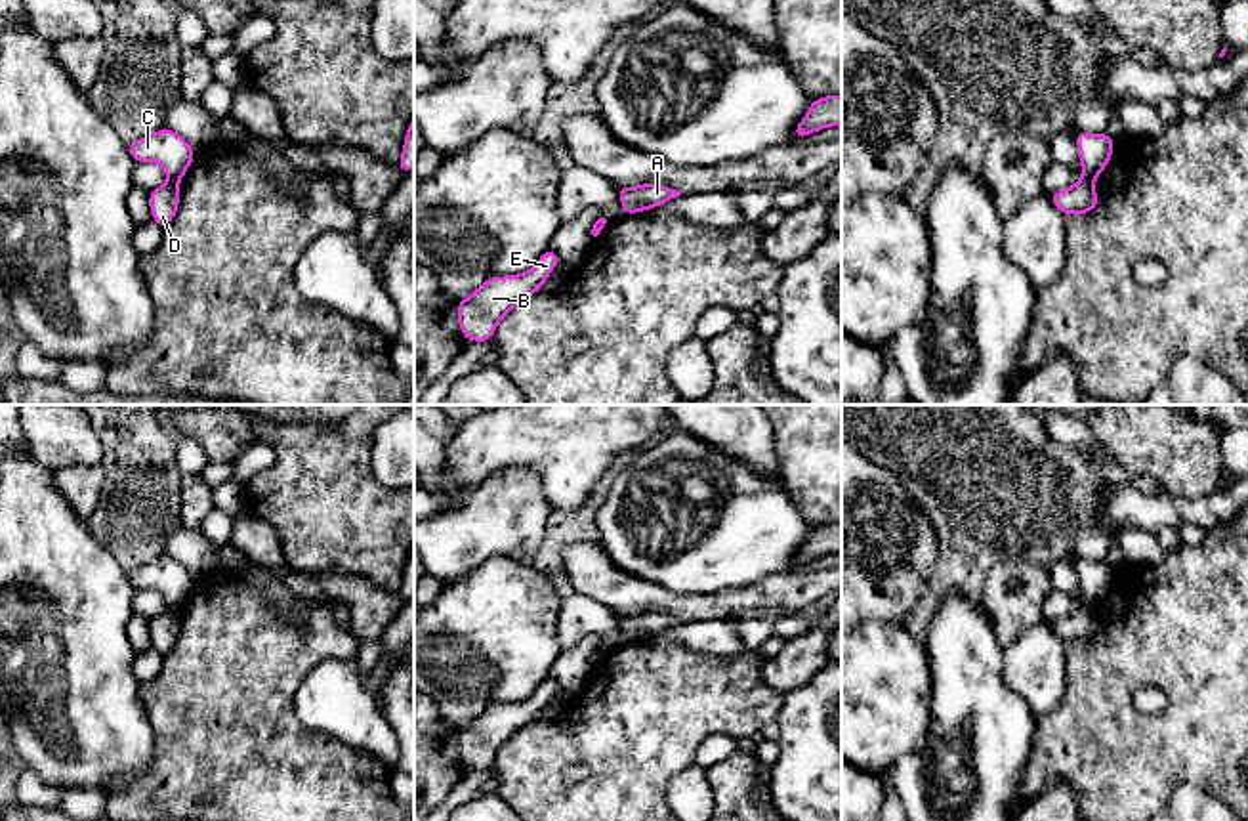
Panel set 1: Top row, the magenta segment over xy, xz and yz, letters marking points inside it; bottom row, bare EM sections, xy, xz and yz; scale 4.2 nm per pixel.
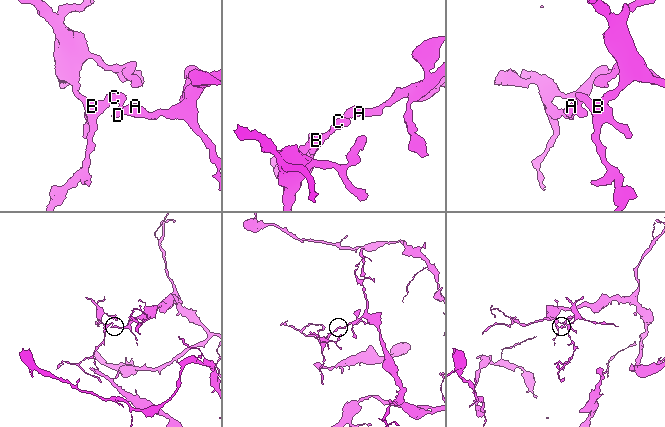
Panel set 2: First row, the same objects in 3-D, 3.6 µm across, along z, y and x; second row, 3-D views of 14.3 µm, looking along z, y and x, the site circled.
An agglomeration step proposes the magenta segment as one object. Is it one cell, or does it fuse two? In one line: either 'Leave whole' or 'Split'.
Split

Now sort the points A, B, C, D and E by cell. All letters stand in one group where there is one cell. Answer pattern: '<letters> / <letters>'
A D / B C E

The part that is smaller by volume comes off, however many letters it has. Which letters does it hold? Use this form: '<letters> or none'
B, C, E

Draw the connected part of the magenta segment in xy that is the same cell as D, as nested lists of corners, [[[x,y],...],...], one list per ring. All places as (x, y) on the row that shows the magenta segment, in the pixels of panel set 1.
[[[168,179],[164,185],[151,191],[149,206],[151,206],[151,218],[160,227],[166,227],[174,220],[179,206],[179,183]]]

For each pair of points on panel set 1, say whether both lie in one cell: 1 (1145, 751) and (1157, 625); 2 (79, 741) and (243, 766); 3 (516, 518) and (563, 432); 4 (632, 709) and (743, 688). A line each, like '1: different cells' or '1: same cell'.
1: same cell
2: different cells
3: different cells
4: same cell

